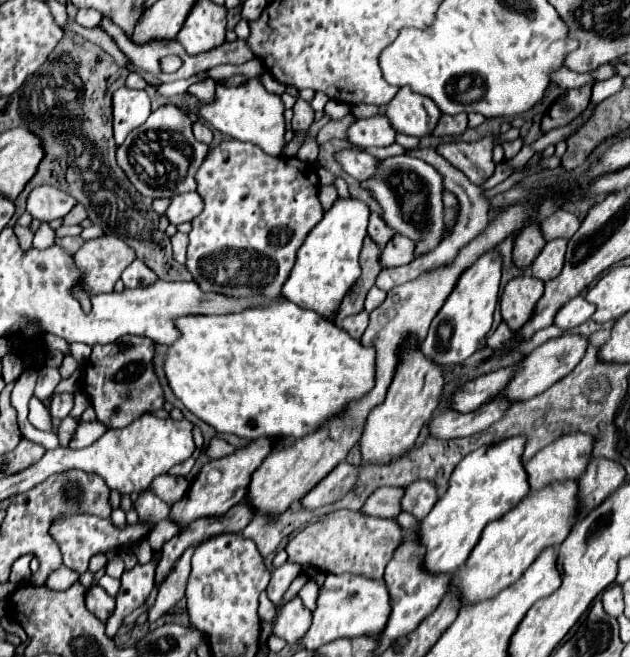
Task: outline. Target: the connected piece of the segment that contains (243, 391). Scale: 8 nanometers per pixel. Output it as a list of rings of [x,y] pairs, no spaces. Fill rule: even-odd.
[[[276,301],[270,305],[260,305],[252,309],[244,309],[240,313],[224,313],[224,315],[186,315],[174,319],[176,329],[180,331],[180,337],[168,347],[166,361],[164,361],[164,373],[168,379],[168,385],[172,393],[184,403],[184,407],[194,413],[198,419],[206,421],[210,427],[214,427],[216,433],[228,433],[242,439],[258,439],[258,437],[290,437],[300,439],[312,431],[316,431],[324,421],[344,411],[346,403],[360,399],[364,393],[368,393],[374,387],[374,349],[364,347],[360,341],[346,335],[346,331],[338,329],[332,321],[326,321],[316,311],[300,309],[298,305],[290,301]]]

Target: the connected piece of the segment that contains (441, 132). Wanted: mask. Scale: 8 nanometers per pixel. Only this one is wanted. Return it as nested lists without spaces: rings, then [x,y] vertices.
[[[458,113],[458,115],[442,115],[438,119],[438,125],[436,129],[432,131],[436,137],[444,137],[444,135],[462,135],[464,129],[468,127],[468,119],[466,119],[466,113]]]

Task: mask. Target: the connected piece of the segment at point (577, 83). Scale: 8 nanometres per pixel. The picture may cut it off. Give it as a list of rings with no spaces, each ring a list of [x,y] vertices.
[[[562,67],[562,71],[558,71],[558,73],[550,75],[550,79],[552,79],[552,83],[556,83],[560,89],[582,87],[582,85],[586,85],[586,83],[594,81],[590,73],[588,73],[588,75],[580,75],[580,73],[574,73],[574,71],[566,69],[566,67]]]

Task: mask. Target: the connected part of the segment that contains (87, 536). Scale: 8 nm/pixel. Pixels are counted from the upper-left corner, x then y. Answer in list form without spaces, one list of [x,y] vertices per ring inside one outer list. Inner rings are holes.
[[[94,515],[66,517],[66,519],[60,519],[58,523],[52,523],[52,527],[50,528],[52,538],[58,543],[58,547],[62,551],[64,565],[68,569],[78,571],[80,575],[88,569],[88,561],[90,561],[92,555],[96,555],[96,553],[108,553],[110,549],[122,551],[126,545],[134,547],[144,537],[148,537],[150,531],[152,531],[152,525],[144,523],[144,521],[140,521],[136,525],[126,525],[124,529],[118,529],[110,519],[100,519],[100,517],[94,517]]]

